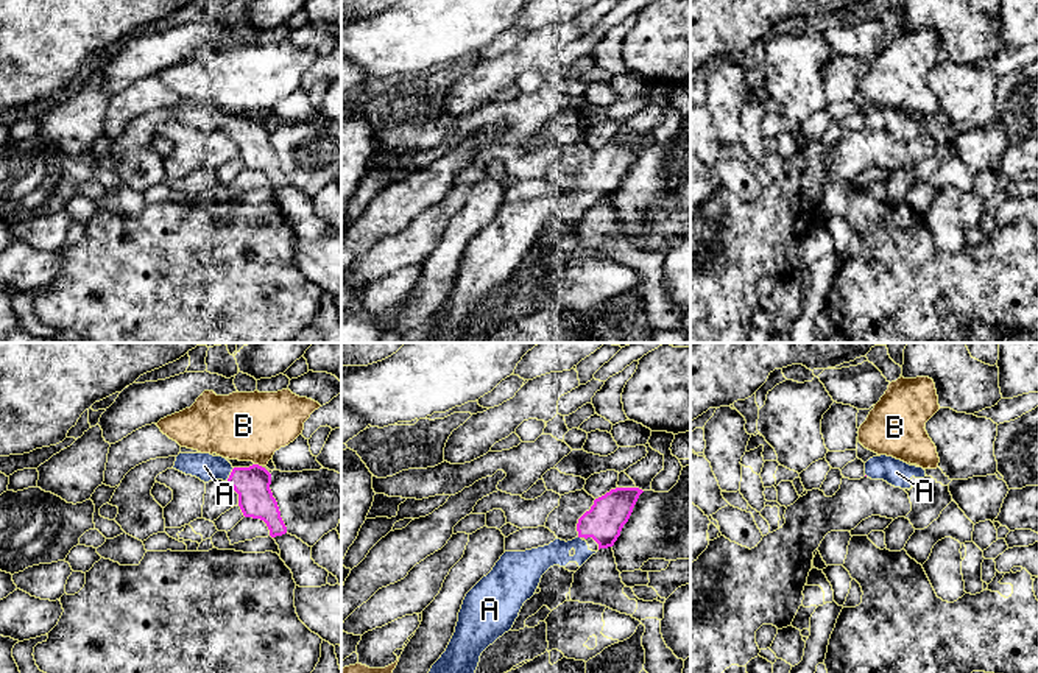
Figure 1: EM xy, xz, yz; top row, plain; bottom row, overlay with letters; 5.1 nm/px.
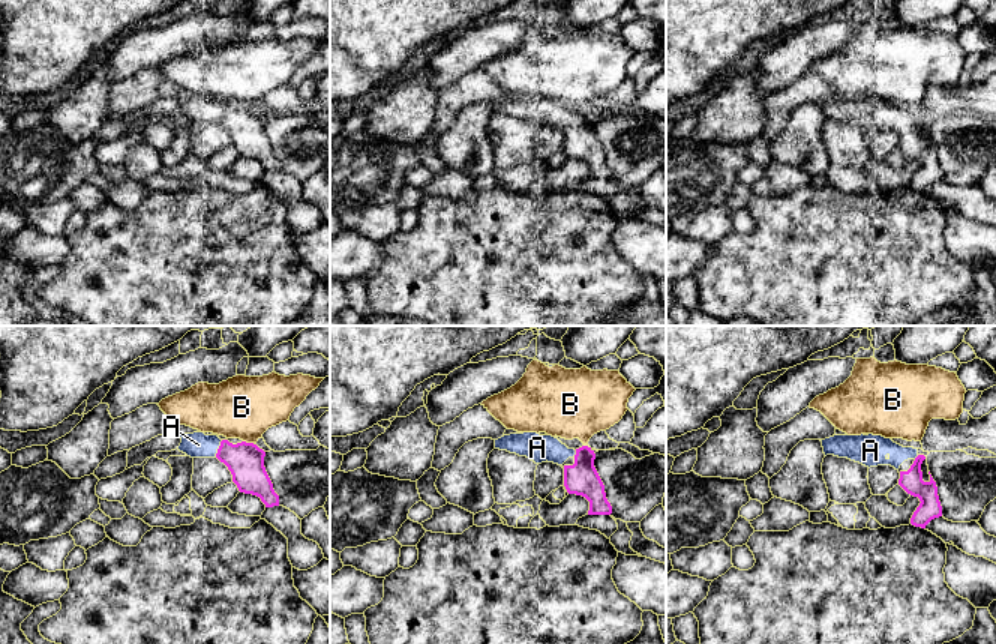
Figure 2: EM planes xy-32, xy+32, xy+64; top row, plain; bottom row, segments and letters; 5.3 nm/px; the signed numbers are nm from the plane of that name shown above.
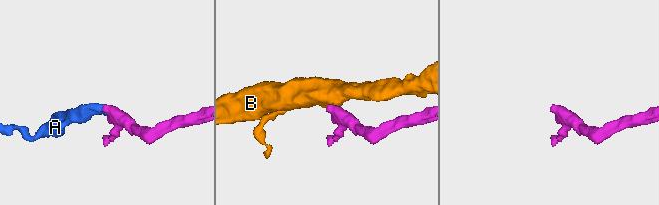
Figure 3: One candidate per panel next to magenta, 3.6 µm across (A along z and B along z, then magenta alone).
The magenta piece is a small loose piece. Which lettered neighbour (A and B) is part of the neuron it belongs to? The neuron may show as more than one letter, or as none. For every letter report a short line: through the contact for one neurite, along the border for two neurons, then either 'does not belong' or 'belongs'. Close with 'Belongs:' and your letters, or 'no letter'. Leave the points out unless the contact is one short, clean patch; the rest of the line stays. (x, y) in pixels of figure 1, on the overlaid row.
A: belongs
B: xy (254, 463), (261, 466) | does not belong
Belongs: A

